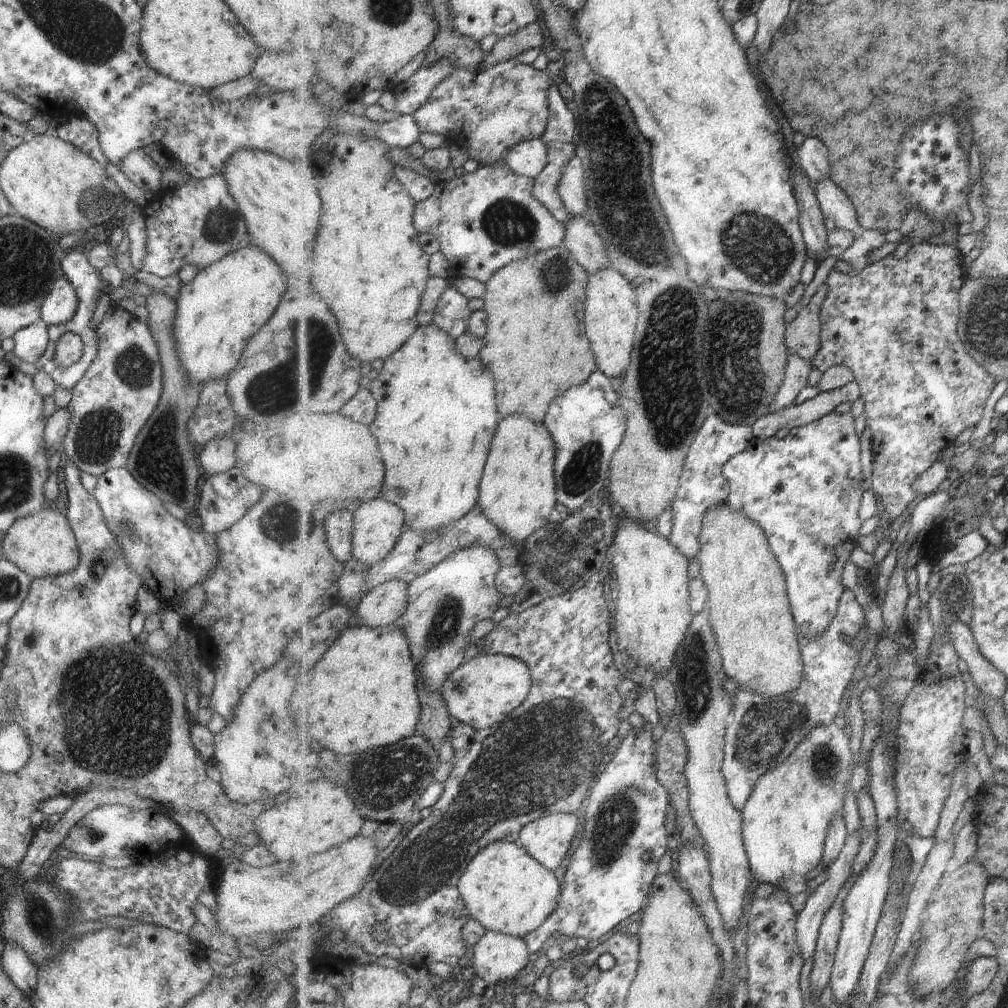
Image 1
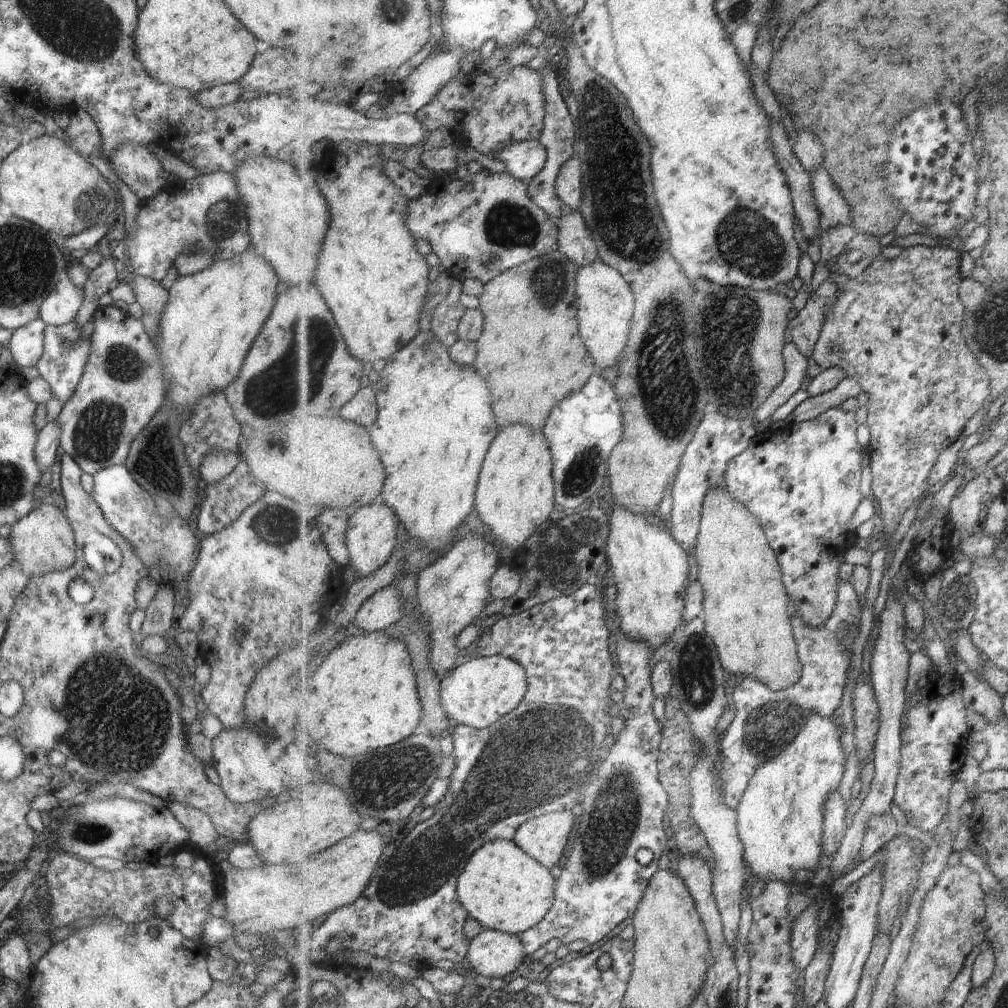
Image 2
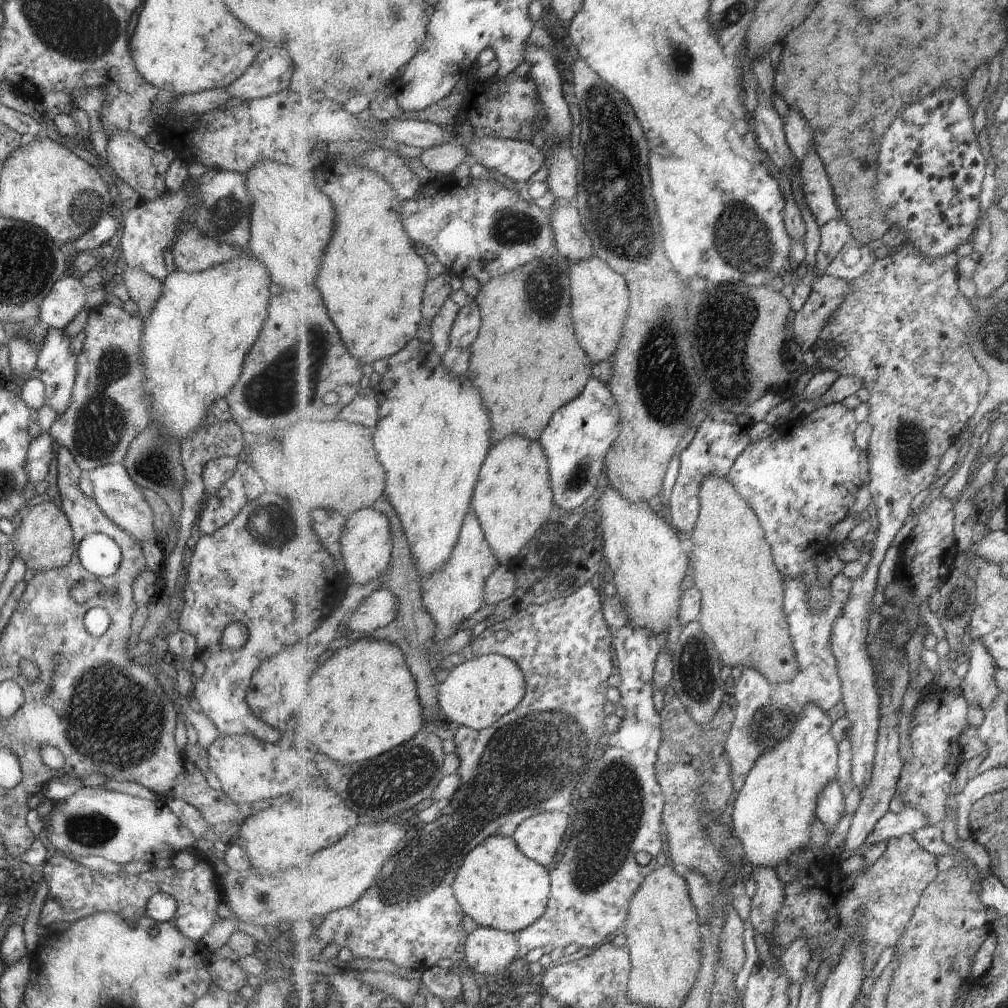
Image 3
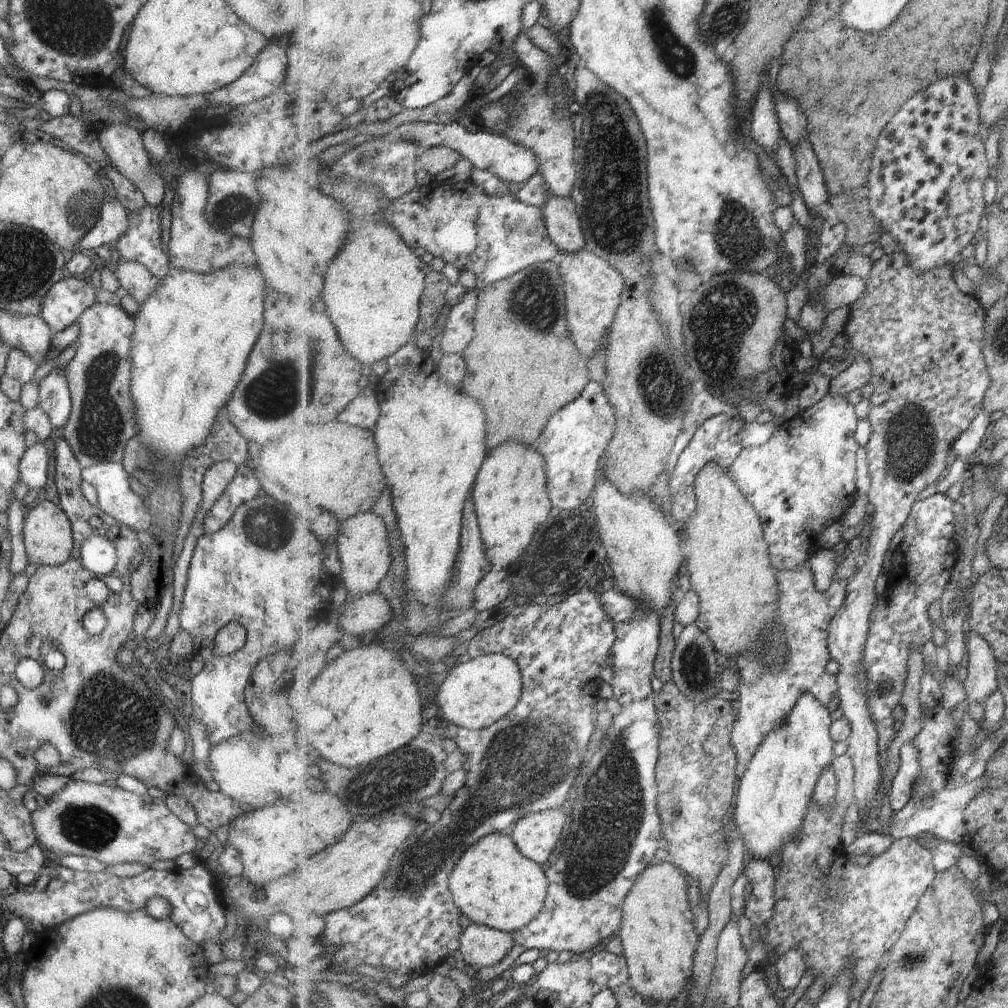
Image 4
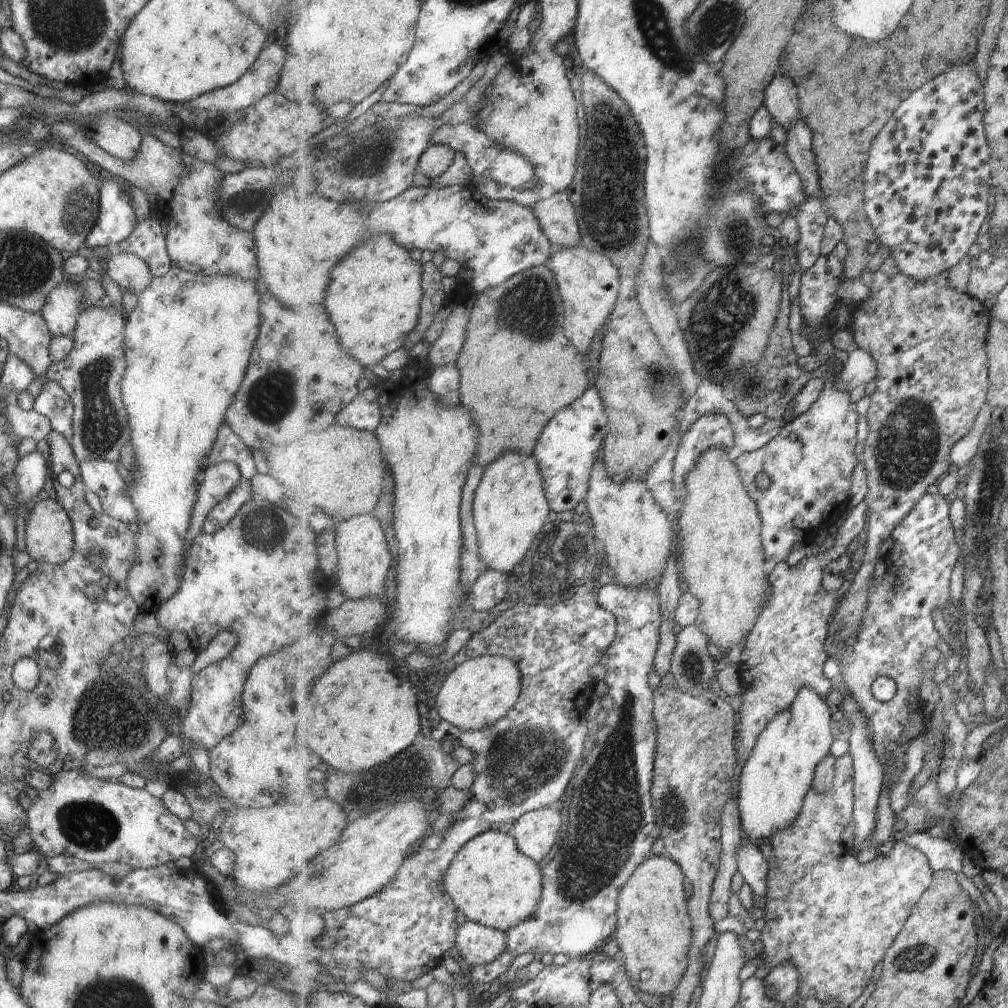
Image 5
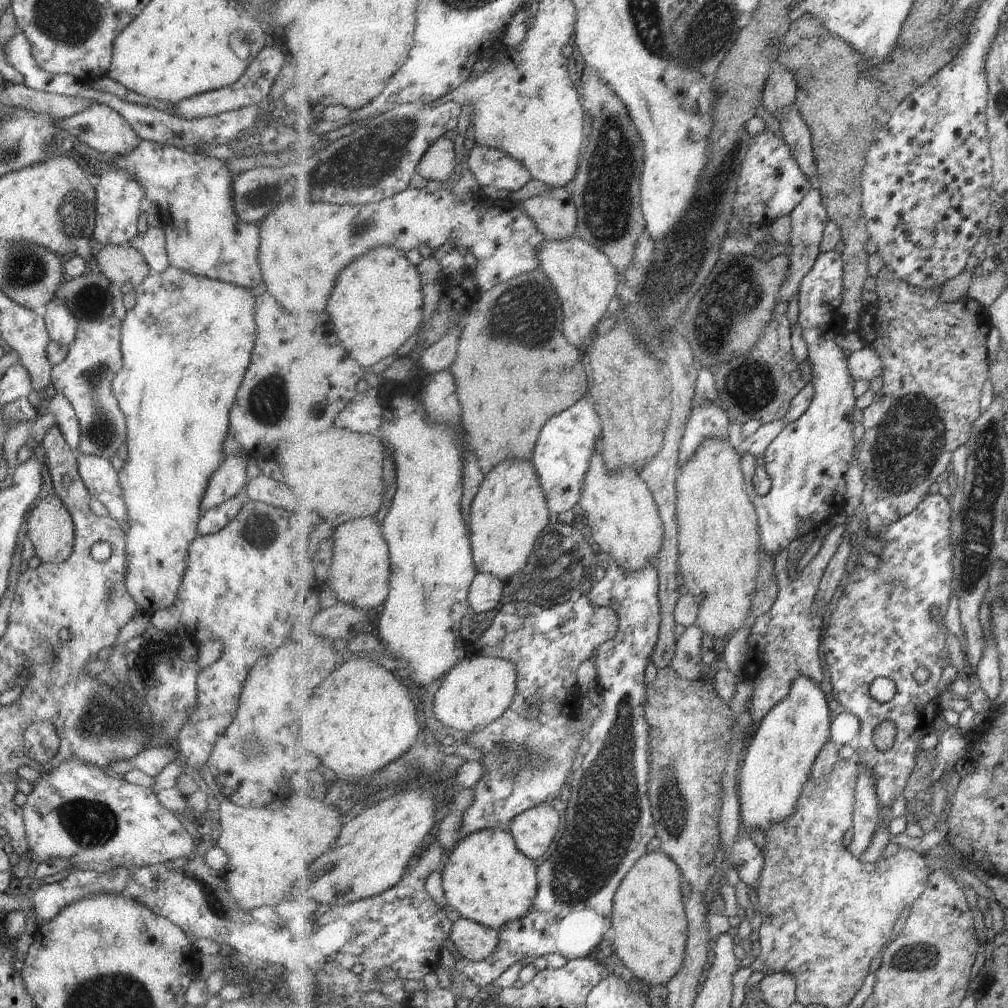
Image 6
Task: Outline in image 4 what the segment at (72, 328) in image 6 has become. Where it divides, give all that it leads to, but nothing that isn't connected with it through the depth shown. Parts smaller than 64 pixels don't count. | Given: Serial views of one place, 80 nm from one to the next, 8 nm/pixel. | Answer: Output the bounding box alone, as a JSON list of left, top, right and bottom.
[39,277,96,333]

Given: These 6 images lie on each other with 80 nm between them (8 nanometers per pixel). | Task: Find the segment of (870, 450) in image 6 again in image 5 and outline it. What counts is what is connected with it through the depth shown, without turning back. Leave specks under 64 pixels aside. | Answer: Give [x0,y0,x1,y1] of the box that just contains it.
[826,256,992,658]

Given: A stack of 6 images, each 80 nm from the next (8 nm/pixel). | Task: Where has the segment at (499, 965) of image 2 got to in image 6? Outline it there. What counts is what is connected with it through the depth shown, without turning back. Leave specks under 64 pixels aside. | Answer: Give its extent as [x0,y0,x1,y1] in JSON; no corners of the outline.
[450,917,500,961]

